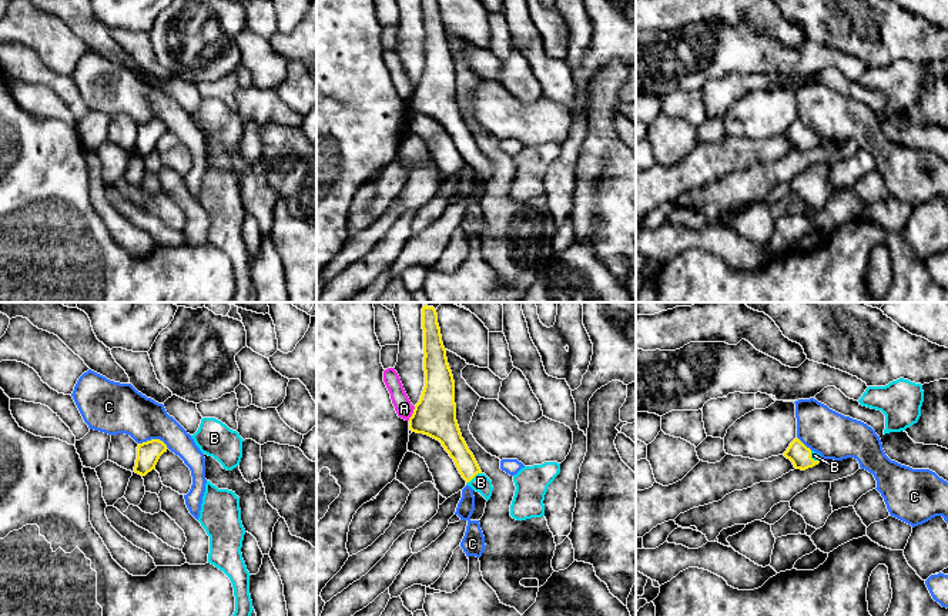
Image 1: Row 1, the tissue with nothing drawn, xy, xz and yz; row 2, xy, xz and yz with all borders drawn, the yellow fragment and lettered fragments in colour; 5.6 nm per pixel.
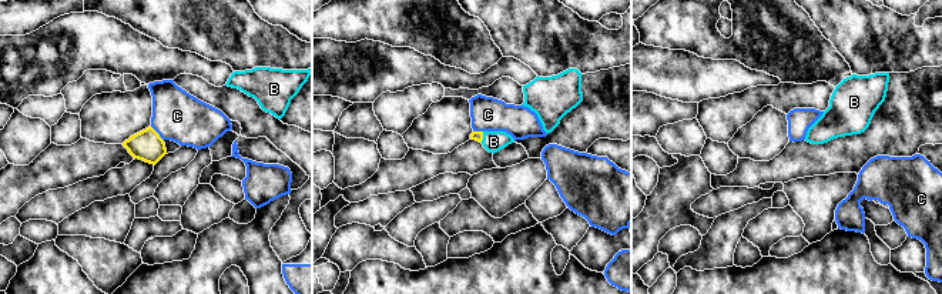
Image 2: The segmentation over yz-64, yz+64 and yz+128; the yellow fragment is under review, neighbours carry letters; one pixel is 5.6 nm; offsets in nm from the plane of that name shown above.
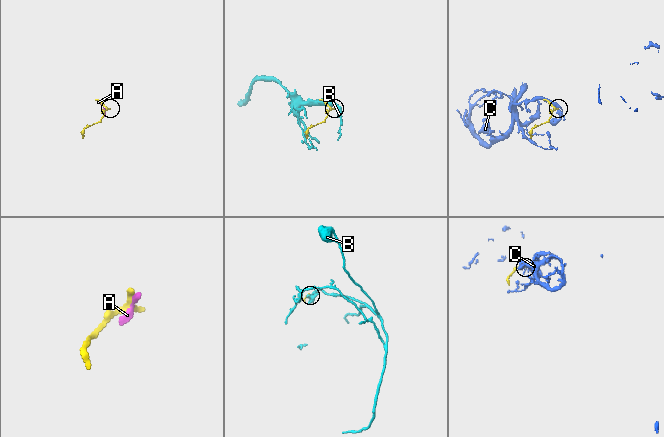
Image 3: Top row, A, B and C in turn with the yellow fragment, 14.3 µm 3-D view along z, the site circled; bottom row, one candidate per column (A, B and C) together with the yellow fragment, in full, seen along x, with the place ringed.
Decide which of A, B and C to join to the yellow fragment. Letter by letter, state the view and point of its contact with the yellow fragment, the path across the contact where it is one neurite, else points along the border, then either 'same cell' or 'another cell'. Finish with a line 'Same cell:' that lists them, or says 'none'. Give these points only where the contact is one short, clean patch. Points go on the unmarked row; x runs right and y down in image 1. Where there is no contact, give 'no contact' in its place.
A: meets yellow in xz at (412, 94); another cell
B: meets yellow in xz at (474, 157); runs through xz (451, 120), (474, 157), (481, 163); same cell
C: meets yellow in xy at (154, 120); another cell
Same cell: B

